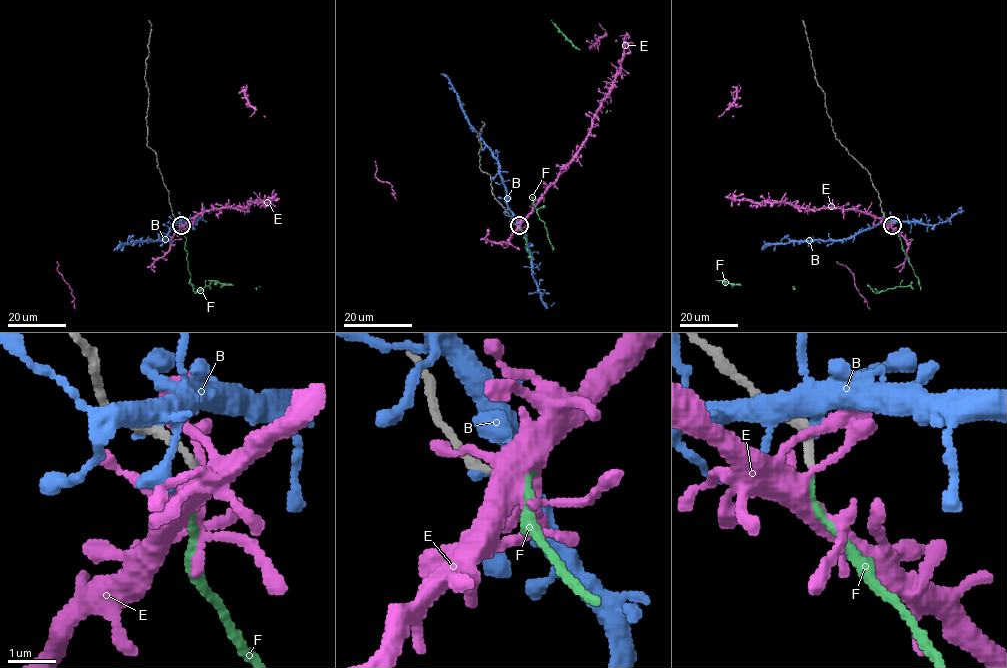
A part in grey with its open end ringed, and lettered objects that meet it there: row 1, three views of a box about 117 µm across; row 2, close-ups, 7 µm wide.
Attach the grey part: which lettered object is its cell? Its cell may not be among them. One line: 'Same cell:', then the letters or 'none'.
Same cell: F

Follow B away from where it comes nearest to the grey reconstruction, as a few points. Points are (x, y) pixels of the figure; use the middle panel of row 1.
B: (517, 225), (518, 221), (508, 206), (507, 191), (499, 175), (497, 159), (470, 125), (452, 83), (440, 73)

